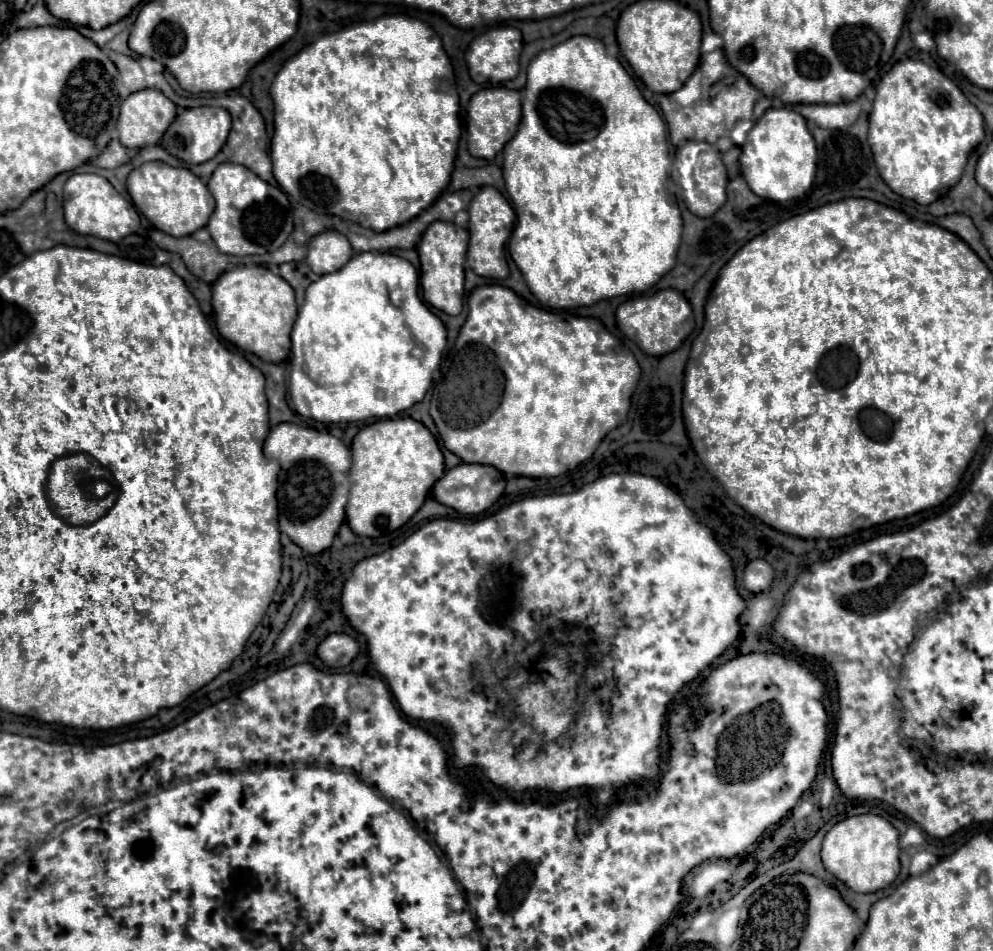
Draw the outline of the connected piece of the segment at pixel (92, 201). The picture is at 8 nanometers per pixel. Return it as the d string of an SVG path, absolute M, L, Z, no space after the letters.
M73 174L63 186L63 212L65 222L71 230L79 234L91 234L109 242L119 242L121 238L135 234L139 230L139 212L125 200L103 176L97 174Z

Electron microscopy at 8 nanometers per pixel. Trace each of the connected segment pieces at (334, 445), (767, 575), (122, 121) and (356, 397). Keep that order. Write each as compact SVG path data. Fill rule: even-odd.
M283 422L265 438L263 454L283 466L277 490L279 530L307 554L327 550L345 520L349 490L345 474L351 468L349 448L329 432L317 432L315 428Z
M757 558L757 560L751 560L743 570L743 586L749 592L763 592L769 588L773 576L775 576L775 572L773 572L771 564Z
M139 90L121 104L117 120L119 140L125 148L157 144L175 118L175 104L159 90Z
M355 254L341 270L309 284L293 332L289 393L294 410L325 424L393 418L421 402L433 382L441 381L440 363L447 344L443 322L419 296L419 276L409 260L393 254Z

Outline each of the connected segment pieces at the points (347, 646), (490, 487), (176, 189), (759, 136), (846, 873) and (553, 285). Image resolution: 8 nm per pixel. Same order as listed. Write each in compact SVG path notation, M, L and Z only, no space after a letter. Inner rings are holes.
M329 634L317 648L319 658L329 664L343 668L359 654L359 642L349 634Z
M461 462L459 466L447 470L445 476L435 482L433 498L439 504L445 504L461 514L481 514L503 494L503 490L505 490L505 478L501 472L497 474L497 468Z
M145 162L127 178L127 190L141 214L161 232L171 236L189 236L203 228L215 210L215 200L207 186L187 168L173 168L165 162Z
M769 108L749 130L739 156L739 166L745 182L757 196L775 202L801 198L809 190L817 166L815 140L807 130L803 116L785 108Z
M861 814L835 824L823 840L821 860L827 872L859 894L887 888L899 874L899 832L881 816Z
M573 36L549 50L539 52L527 68L527 84L523 90L523 116L519 122L519 128L515 136L505 144L503 148L503 178L507 186L507 194L513 202L515 214L517 214L517 226L513 230L513 236L508 242L509 254L523 272L523 278L535 298L549 306L549 308L577 308L577 306L591 306L605 298L615 298L629 292L645 292L653 288L663 274L667 274L677 256L677 248L681 242L681 212L678 208L678 198L685 202L685 190L681 186L681 176L675 166L674 158L670 153L665 138L665 124L659 112L643 100L635 80L627 74L627 70L619 64L617 58L609 56L605 52L605 46L601 40L589 38L589 36Z

